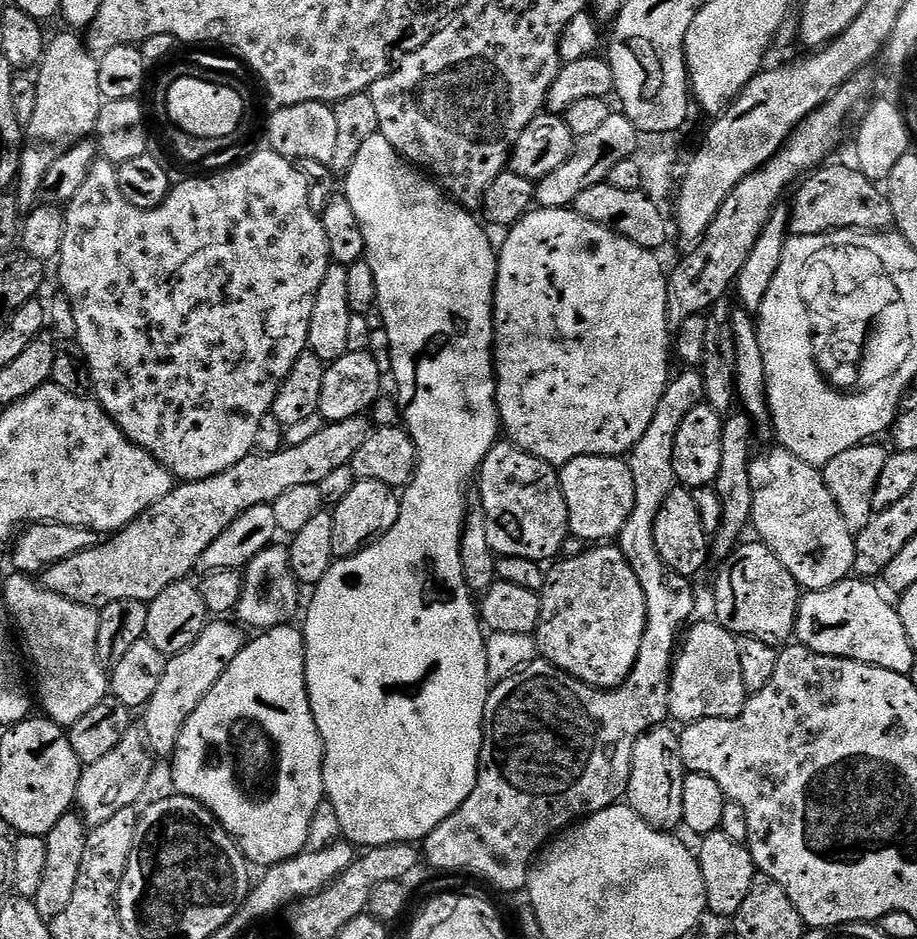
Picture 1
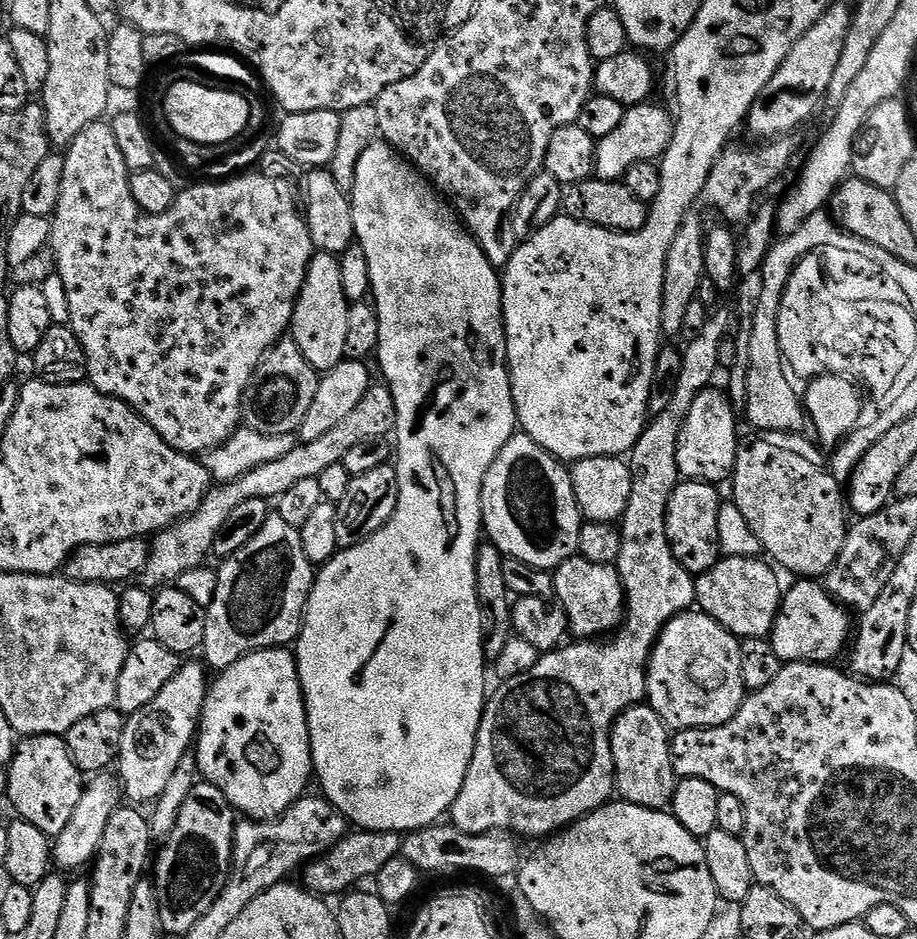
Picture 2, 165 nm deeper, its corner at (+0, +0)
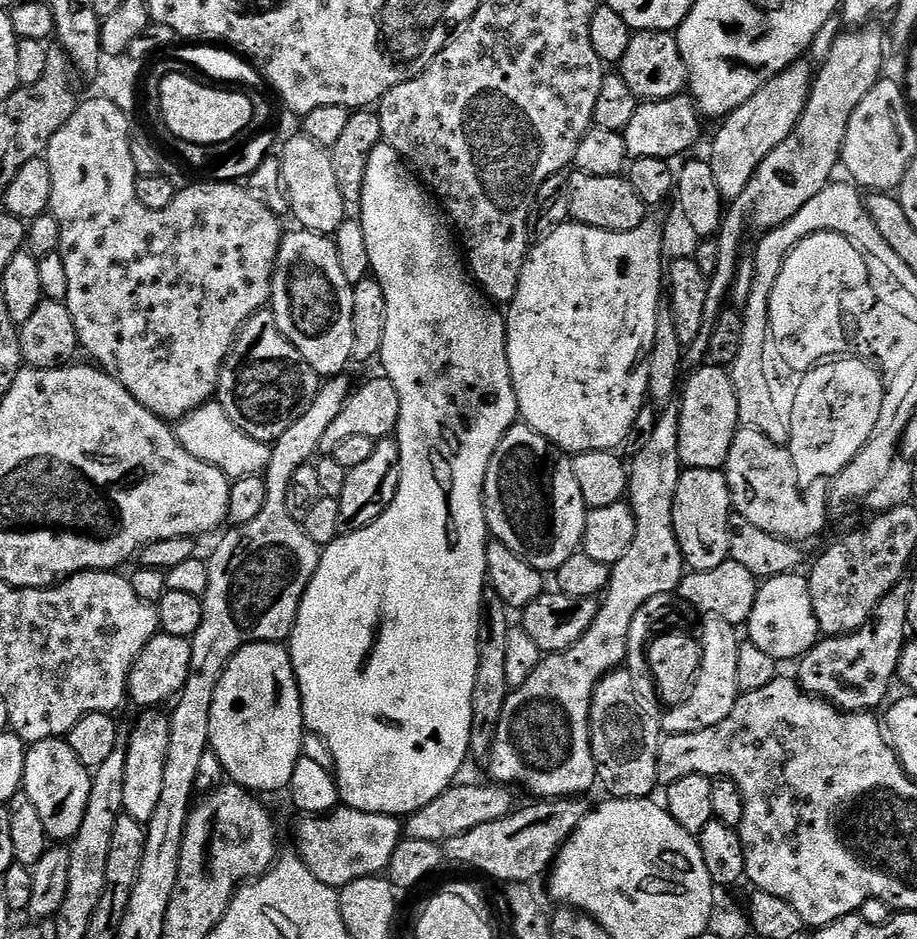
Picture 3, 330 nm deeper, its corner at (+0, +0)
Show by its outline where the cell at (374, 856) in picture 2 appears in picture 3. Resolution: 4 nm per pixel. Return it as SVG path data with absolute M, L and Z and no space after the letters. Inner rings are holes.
M464 784L461 788L453 786L446 789L442 794L438 794L438 798L434 798L434 802L422 806L422 810L413 812L403 821L403 835L410 840L443 845L444 841L458 834L474 830L474 826L482 826L486 822L494 822L507 816L514 808L512 796L508 793L511 791L504 786L488 784Z

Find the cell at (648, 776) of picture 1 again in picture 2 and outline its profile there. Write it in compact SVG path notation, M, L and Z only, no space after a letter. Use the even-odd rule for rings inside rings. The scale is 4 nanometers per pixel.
M629 706L625 708L624 711L616 717L612 725L610 739L612 742L612 766L614 769L614 788L617 793L620 791L619 799L621 801L627 802L629 804L637 804L638 806L642 806L643 808L654 808L657 810L664 810L667 809L669 805L671 805L672 799L674 798L674 794L676 793L676 786L678 783L678 777L676 775L676 771L674 770L674 766L672 765L672 745L670 743L670 729L668 725L664 723L664 719L661 718L661 716L658 715L658 713L656 713L656 711L654 711L652 707L640 707L641 706Z

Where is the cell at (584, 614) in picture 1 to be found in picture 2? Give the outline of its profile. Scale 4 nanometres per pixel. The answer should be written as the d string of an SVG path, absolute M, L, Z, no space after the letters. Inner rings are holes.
M583 558L565 560L554 572L554 596L560 599L557 600L559 607L568 615L568 627L571 635L576 638L600 638L596 636L604 636L612 631L615 633L626 616L624 578L616 564L595 564Z

